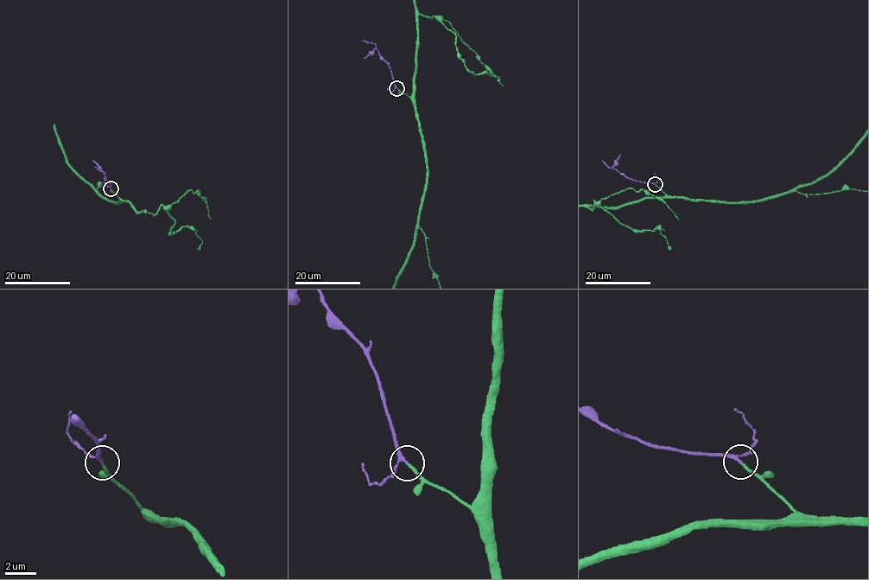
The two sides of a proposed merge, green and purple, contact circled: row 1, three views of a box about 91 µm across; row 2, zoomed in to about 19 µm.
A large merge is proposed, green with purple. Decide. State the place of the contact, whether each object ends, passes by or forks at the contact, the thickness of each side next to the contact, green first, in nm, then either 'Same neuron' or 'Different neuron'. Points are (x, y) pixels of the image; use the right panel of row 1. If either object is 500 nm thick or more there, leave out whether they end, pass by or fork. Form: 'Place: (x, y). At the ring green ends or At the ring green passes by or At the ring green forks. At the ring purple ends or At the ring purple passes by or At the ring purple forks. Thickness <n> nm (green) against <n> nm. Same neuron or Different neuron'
Place: (655, 184). At the ring green ends. At the ring purple passes by. Thickness 180 nm (green) against 170 nm. Same neuron

